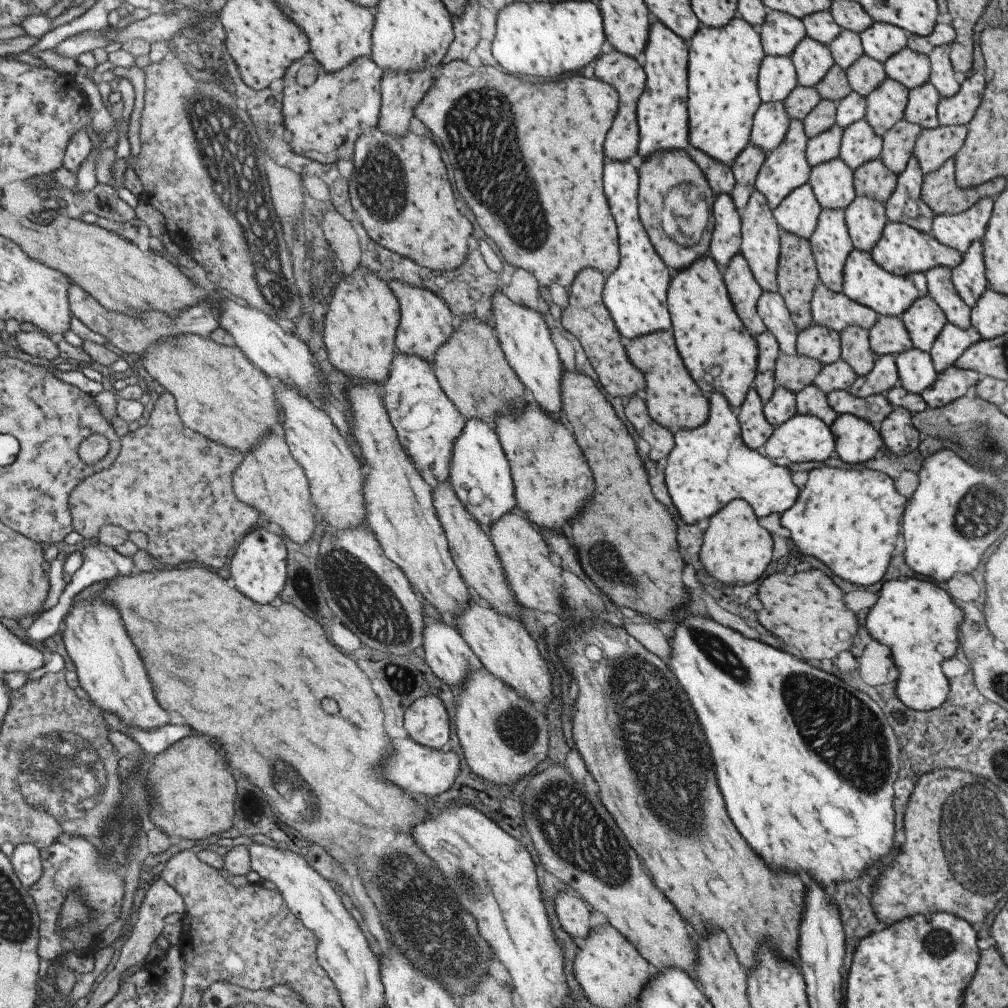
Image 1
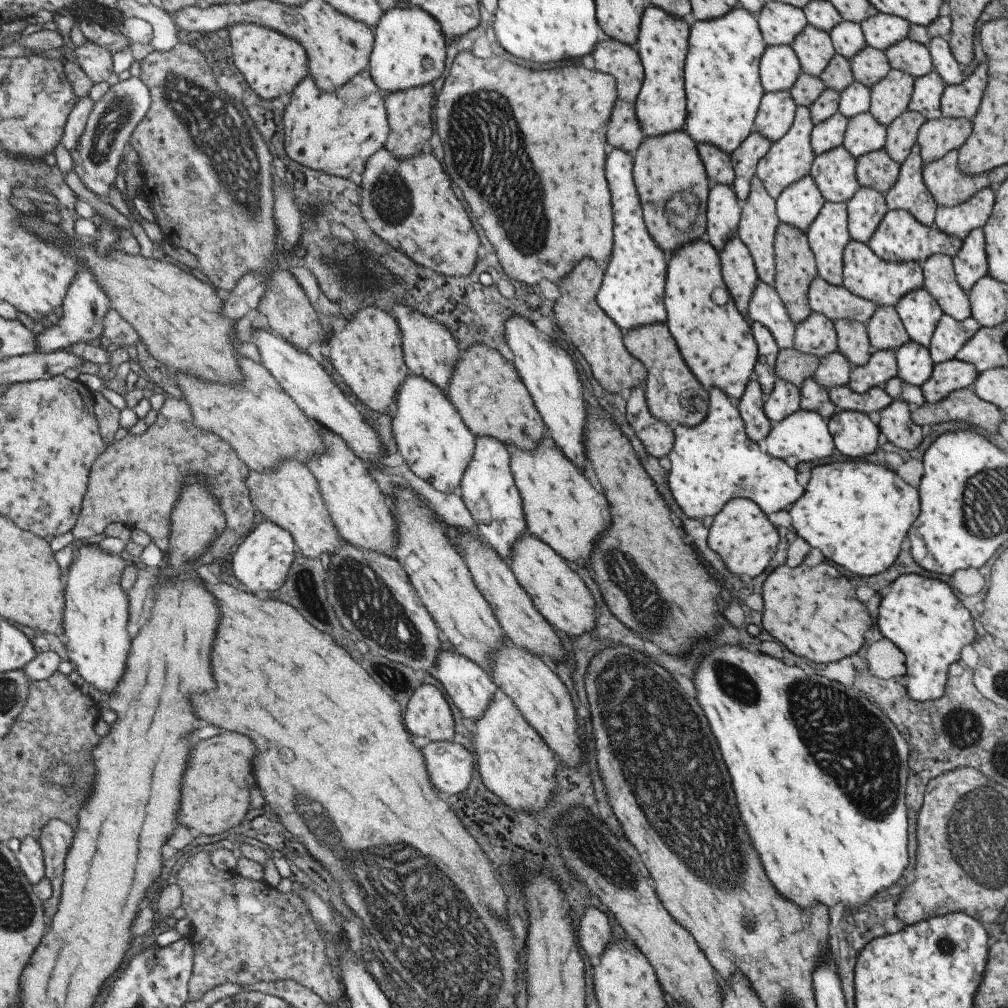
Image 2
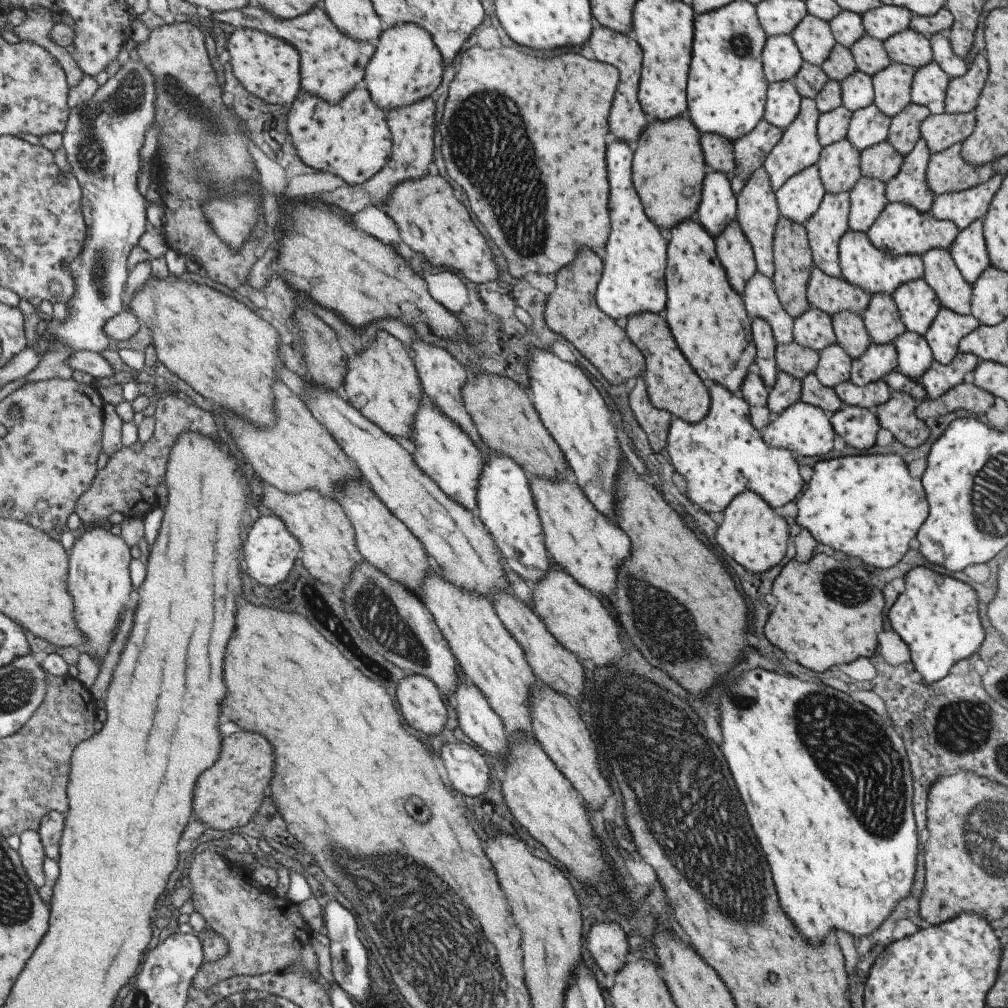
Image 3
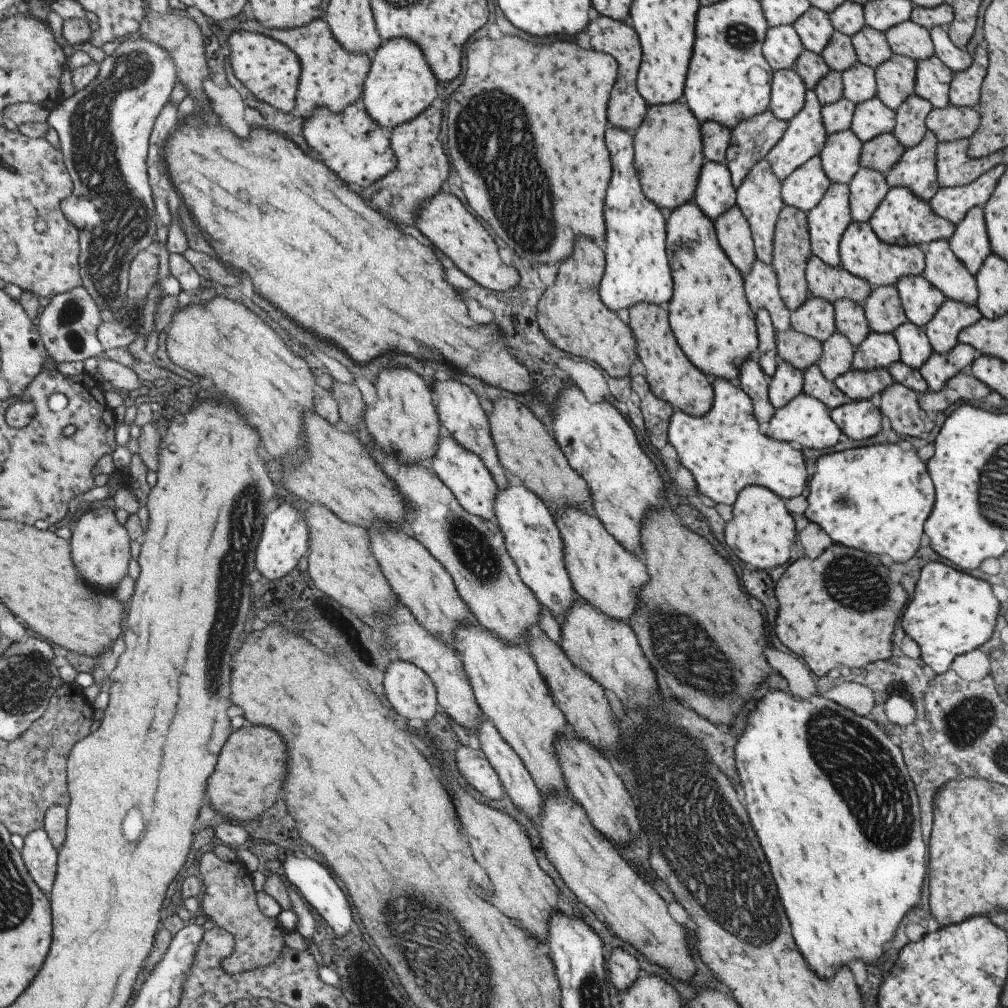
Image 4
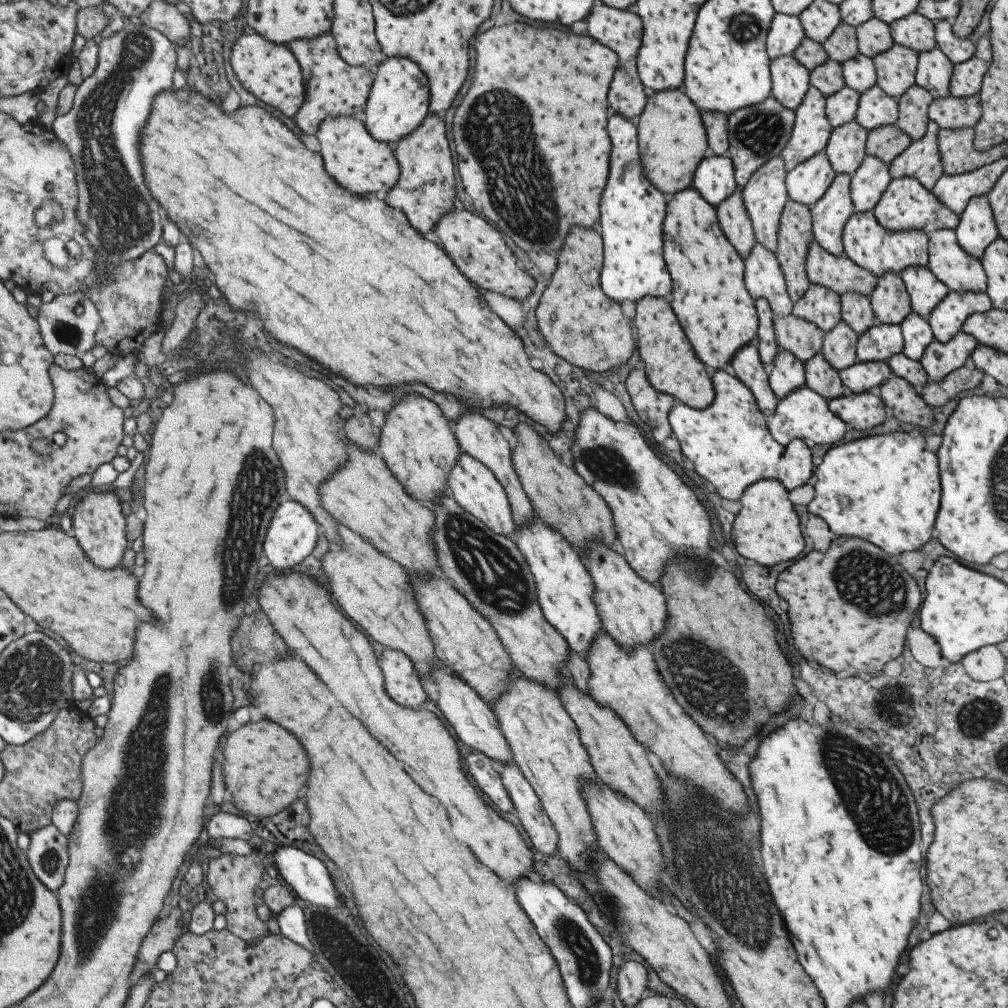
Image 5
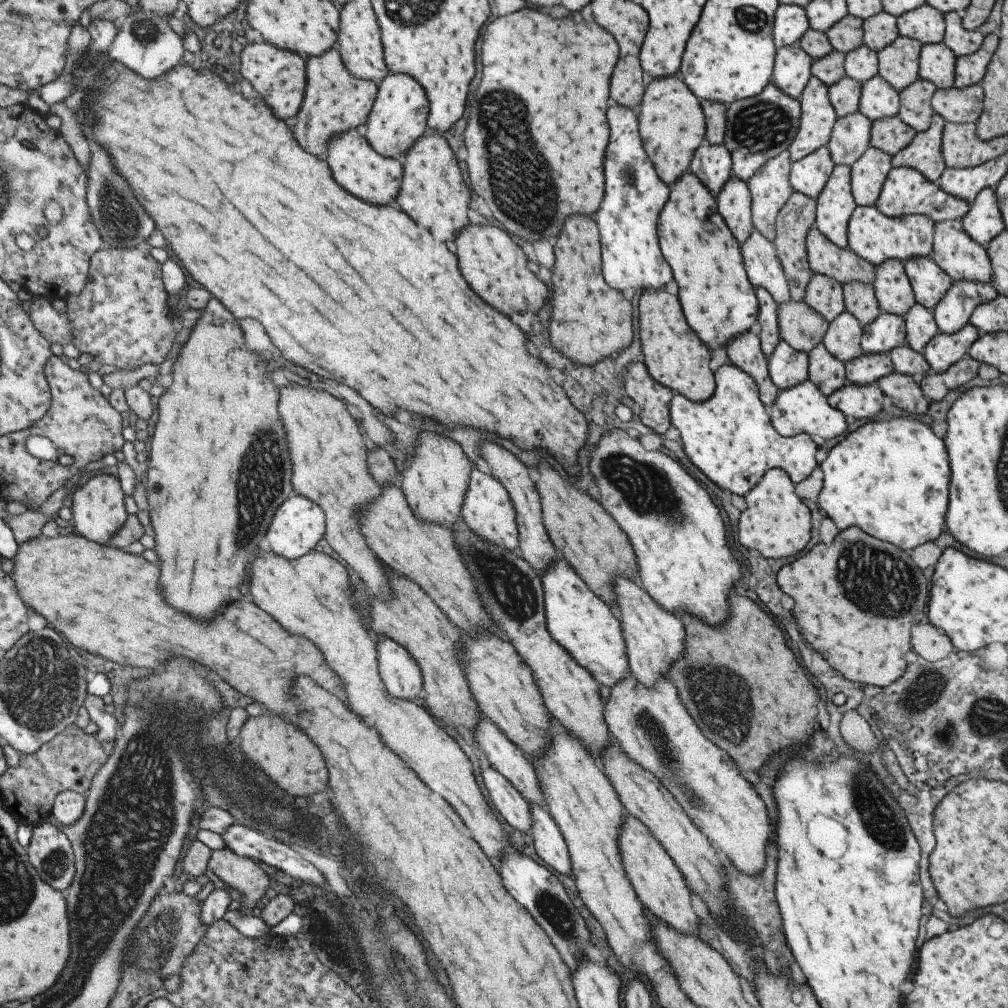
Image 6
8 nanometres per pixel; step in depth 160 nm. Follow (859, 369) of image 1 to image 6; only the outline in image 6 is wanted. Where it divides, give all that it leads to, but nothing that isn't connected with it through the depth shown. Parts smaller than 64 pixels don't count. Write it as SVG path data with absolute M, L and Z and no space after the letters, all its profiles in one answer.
M859 282L842 284L842 300L845 312L863 327L880 316L871 285Z

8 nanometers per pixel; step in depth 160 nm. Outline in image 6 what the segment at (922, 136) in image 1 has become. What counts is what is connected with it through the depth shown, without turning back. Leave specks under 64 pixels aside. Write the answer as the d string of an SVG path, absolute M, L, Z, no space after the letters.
M979 83L961 89L936 88L930 106L932 113L942 117L945 122L975 124L982 112L983 96Z

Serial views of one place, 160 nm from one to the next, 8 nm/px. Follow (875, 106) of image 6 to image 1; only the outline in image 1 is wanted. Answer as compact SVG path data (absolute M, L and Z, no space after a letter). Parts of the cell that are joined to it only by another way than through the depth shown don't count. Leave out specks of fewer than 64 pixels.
M860 118L853 124L842 130L842 139L838 152L839 160L843 161L847 167L854 171L867 161L877 159L882 149L882 137L877 136L864 118Z

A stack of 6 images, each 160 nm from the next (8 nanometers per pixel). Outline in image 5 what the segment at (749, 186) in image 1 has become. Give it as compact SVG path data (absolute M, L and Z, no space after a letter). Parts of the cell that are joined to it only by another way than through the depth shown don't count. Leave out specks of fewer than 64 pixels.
M771 94L760 103L730 112L726 117L729 146L724 155L732 162L737 186L742 187L756 168L780 154L789 140L793 123L794 111L781 106Z

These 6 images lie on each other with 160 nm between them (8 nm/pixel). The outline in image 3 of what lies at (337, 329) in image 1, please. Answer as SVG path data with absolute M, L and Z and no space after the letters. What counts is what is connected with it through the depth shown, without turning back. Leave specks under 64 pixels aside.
M379 332L367 350L363 350L359 356L347 358L341 395L363 418L370 420L390 437L412 440L412 417L415 416L416 409L420 407L420 401L424 396L412 356L409 356L409 352L389 334Z

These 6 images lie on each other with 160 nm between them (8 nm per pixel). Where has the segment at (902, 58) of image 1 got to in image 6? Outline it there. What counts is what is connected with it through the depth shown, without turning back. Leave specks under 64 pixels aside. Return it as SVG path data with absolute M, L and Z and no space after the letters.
M924 3L897 17L896 28L898 35L911 38L919 42L921 46L942 43L944 19L937 10Z

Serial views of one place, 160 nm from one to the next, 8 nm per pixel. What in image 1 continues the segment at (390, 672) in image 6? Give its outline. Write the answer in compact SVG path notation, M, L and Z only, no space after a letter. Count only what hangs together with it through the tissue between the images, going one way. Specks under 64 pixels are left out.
M425 695L414 700L403 713L400 725L408 737L424 747L441 749L449 738L449 720L442 700Z

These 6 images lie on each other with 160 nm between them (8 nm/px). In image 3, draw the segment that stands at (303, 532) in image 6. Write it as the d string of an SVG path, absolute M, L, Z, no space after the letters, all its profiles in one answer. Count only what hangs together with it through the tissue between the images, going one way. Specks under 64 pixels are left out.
M271 514L258 518L248 529L241 552L243 552L245 570L251 576L251 581L273 586L287 578L295 559L302 556L301 550L300 542L286 529L283 521Z

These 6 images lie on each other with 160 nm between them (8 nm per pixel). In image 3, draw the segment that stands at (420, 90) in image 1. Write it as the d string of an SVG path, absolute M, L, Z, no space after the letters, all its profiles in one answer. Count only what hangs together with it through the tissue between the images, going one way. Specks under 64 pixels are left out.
M429 97L387 112L385 117L391 139L390 157L387 164L359 185L343 184L331 192L317 194L315 198L323 202L331 202L353 214L377 202L383 203L399 183L420 179L427 175L429 172L427 166L433 160L433 113L434 104Z

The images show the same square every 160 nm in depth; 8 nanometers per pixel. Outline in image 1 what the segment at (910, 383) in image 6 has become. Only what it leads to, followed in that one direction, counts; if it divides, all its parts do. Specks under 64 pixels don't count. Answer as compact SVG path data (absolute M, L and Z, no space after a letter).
M895 407L879 423L882 443L893 456L907 454L917 448L918 430L911 424L910 415L907 409Z

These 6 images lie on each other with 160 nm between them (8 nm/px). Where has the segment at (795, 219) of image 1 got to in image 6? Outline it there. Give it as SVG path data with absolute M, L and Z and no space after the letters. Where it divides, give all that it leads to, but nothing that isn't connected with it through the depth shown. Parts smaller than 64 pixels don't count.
M826 146L800 160L791 161L788 180L792 191L816 201L834 166Z

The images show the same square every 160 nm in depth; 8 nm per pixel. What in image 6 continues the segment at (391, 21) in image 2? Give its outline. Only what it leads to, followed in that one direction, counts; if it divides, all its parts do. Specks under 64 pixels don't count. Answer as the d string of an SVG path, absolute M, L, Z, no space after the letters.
M388 73L378 85L375 101L361 131L374 152L386 158L400 159L403 152L428 130L427 116L428 103L421 86L409 76Z

